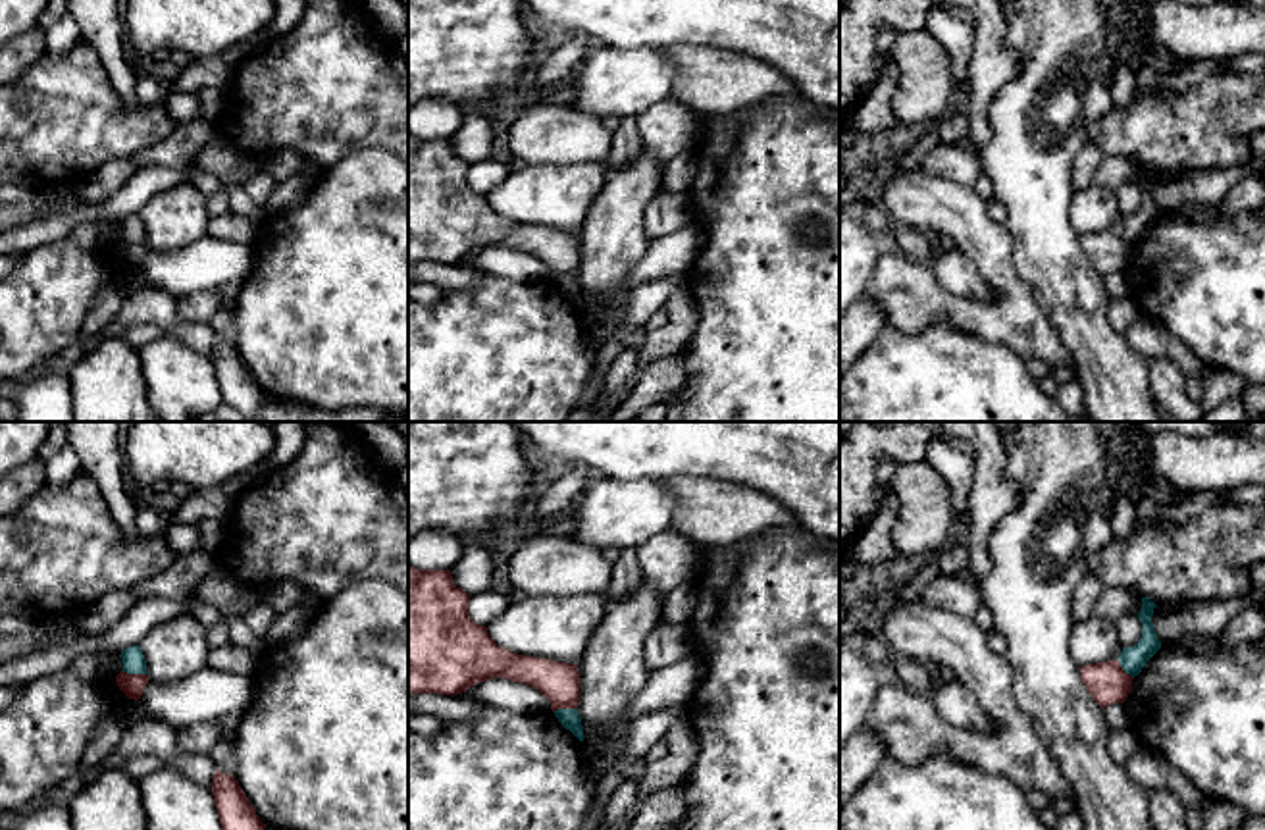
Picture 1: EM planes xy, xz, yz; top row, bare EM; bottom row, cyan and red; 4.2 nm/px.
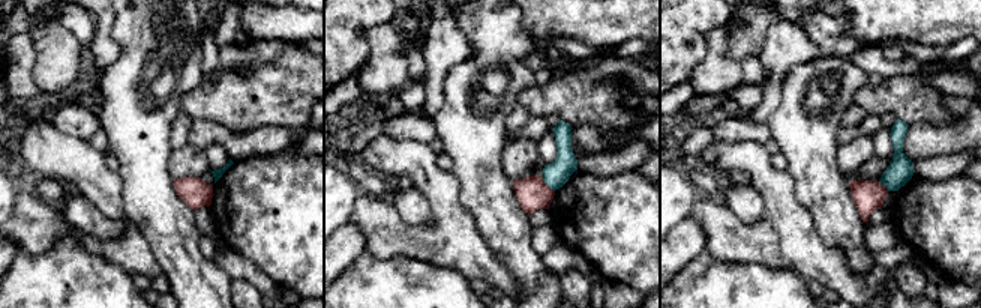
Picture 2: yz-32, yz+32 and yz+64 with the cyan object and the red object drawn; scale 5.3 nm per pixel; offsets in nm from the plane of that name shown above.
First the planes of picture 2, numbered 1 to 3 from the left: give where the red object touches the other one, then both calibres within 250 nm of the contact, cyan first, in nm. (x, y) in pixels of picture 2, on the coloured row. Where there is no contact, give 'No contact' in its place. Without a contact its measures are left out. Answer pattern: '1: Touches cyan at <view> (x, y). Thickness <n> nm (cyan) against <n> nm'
1: No contact
2: Touches cyan at yz+32 (546, 184). Thickness 140 nm (cyan) against 170 nm
3: Touches cyan at yz+64 (885, 187). Thickness 140 nm (cyan) against 170 nm

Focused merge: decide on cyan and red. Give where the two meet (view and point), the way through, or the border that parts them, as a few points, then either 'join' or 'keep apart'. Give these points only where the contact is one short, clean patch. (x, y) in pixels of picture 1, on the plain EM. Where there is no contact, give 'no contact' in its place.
contact xy (133, 241); border xy (122, 239), (145, 243); keep apart

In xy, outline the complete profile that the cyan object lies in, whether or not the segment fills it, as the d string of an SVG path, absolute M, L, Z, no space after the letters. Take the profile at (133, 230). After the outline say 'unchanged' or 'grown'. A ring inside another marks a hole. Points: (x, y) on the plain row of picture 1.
M139 214L121 220L123 239L127 243L146 243L146 229Z; unchanged

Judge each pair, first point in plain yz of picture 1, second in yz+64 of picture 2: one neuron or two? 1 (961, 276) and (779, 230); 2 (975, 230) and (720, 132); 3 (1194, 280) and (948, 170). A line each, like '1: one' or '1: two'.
1: two
2: two
3: two

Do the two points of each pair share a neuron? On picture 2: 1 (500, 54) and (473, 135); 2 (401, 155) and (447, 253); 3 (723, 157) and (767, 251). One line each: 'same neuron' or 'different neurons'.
1: same neuron
2: same neuron
3: same neuron

